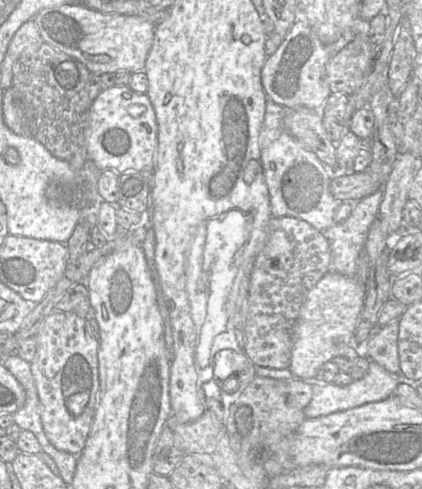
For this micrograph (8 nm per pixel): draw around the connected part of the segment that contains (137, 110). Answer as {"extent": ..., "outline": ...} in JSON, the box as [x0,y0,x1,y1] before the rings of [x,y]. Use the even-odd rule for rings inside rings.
{"extent":[87,86,158,173],"outline":[[[113,86],[102,90],[92,102],[88,126],[87,157],[102,171],[112,169],[123,173],[126,170],[154,170],[158,153],[157,116],[146,93],[137,93],[129,86]]]}

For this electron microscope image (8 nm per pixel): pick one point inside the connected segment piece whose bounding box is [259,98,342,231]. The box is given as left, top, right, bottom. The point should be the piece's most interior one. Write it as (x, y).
(298, 184)

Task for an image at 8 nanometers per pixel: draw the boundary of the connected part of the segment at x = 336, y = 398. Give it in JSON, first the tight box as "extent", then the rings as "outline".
{"extent":[303,360,402,418],"outline":[[[370,360],[368,370],[363,378],[354,380],[347,386],[337,386],[334,383],[320,383],[313,380],[304,380],[312,385],[313,395],[309,404],[303,409],[306,418],[316,418],[334,412],[355,408],[370,402],[377,402],[392,396],[396,387],[402,382],[400,374],[393,374],[379,364]]]}

